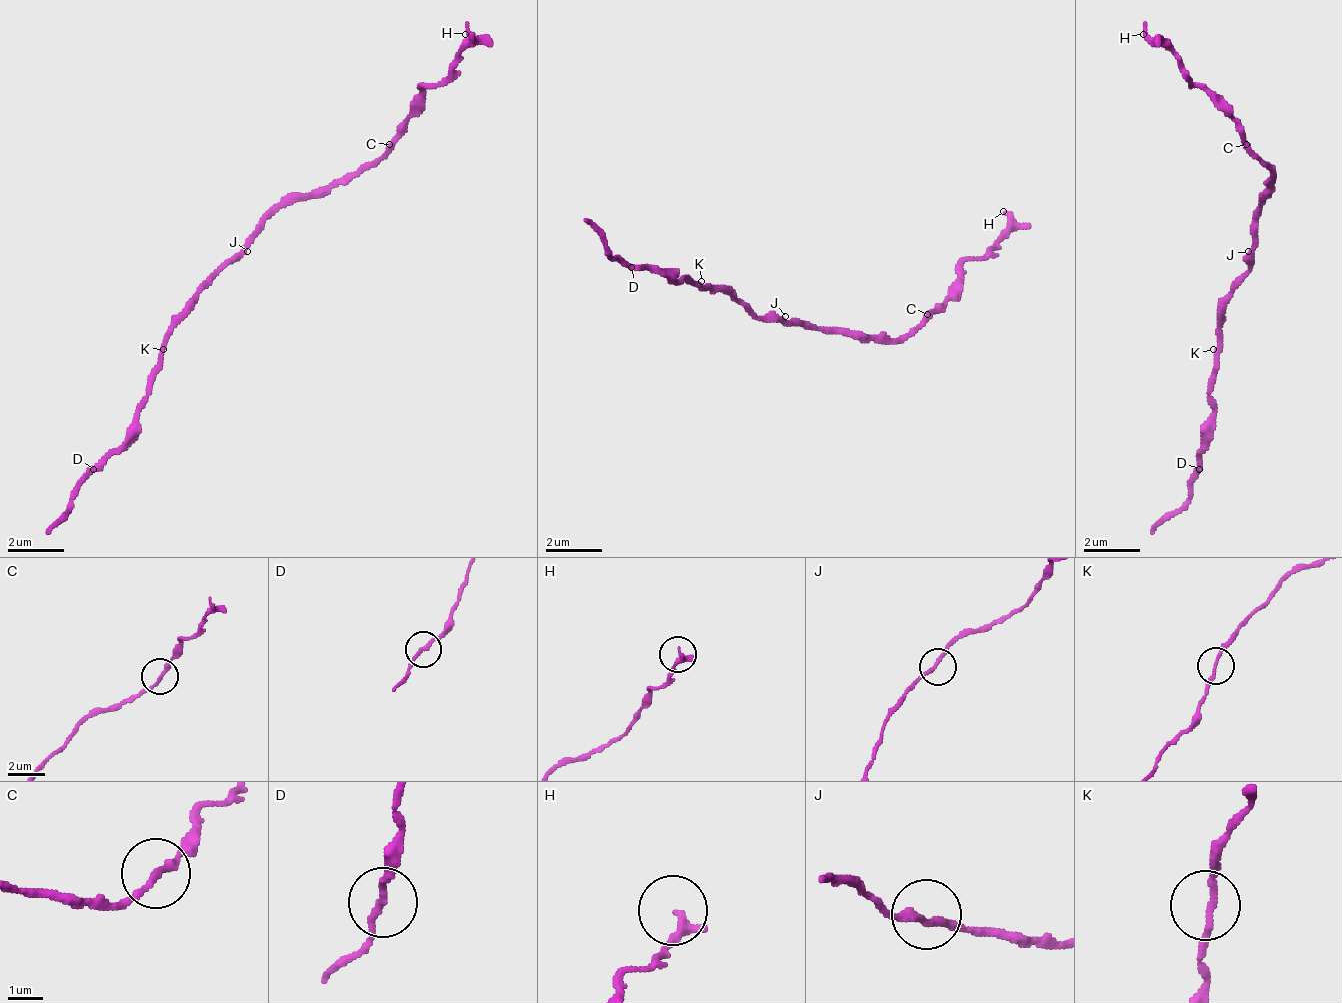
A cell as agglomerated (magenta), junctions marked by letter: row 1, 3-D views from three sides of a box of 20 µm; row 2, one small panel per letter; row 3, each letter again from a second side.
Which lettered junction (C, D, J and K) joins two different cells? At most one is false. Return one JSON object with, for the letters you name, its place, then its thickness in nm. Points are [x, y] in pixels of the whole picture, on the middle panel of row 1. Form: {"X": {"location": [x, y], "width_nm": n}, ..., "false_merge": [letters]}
{"false_merge": []}

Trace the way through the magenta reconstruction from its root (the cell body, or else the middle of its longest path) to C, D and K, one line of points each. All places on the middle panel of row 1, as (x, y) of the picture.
C: (778, 323), (814, 323), (821, 330), (842, 330), (849, 337), (905, 337), (926, 316)
D: (778, 323), (764, 323), (729, 288), (701, 288), (694, 281), (666, 281), (645, 267), (631, 267)
K: (778, 323), (764, 323), (729, 288), (701, 288), (701, 281)

